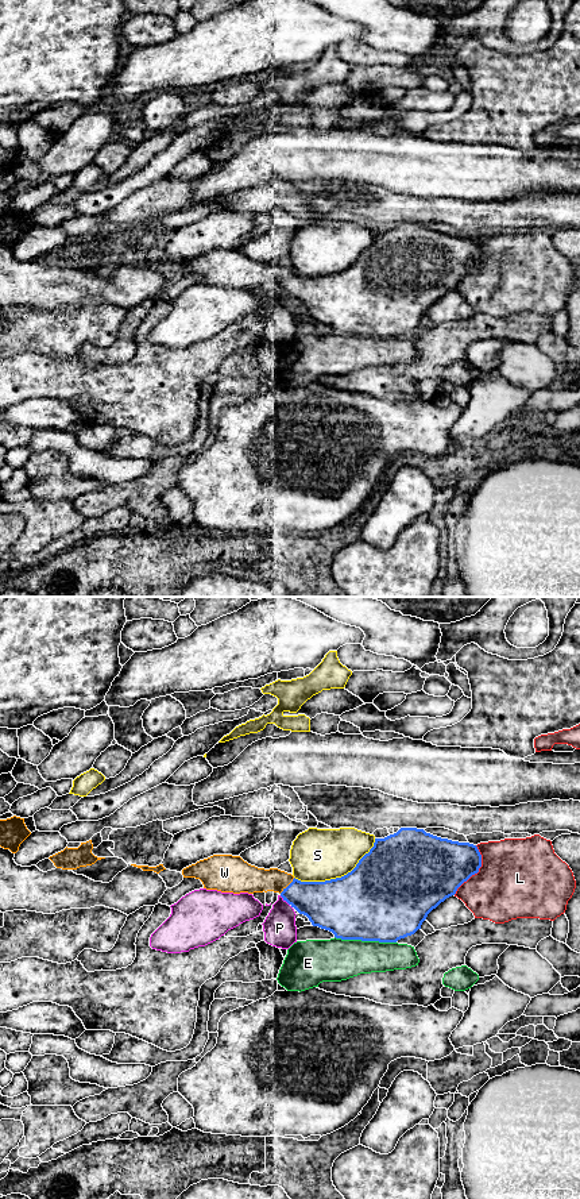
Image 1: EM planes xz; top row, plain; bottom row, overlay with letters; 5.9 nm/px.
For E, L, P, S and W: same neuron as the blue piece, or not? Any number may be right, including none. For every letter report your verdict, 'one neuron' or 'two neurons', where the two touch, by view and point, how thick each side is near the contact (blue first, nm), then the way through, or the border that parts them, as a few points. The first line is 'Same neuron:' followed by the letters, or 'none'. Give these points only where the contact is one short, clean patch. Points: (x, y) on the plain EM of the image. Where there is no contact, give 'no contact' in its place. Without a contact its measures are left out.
Same neuron: W
E: two neurons; contact xz (366, 335); calibres 480 and 260 nm
L: two neurons; contact xz (478, 266); calibres 360 and 480 nm
P: two neurons; contact xz (286, 296); calibres 280 and 190 nm
S: two neurons; contact xz (337, 273); calibres 440 and 320 nm
W: one neuron; contact xz (287, 281); calibres 280 and 170 nm

